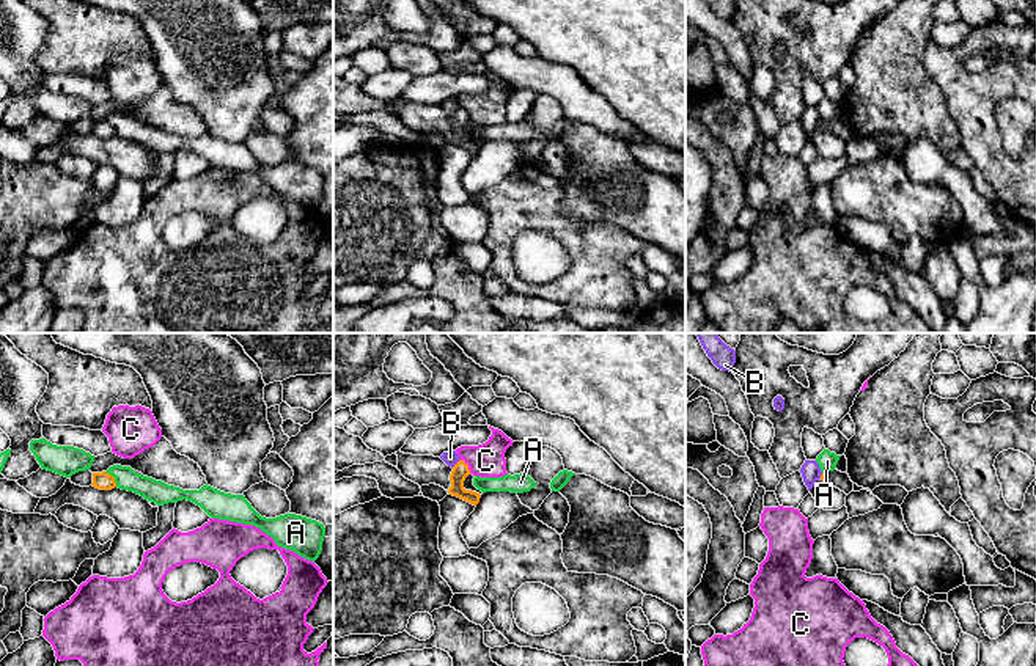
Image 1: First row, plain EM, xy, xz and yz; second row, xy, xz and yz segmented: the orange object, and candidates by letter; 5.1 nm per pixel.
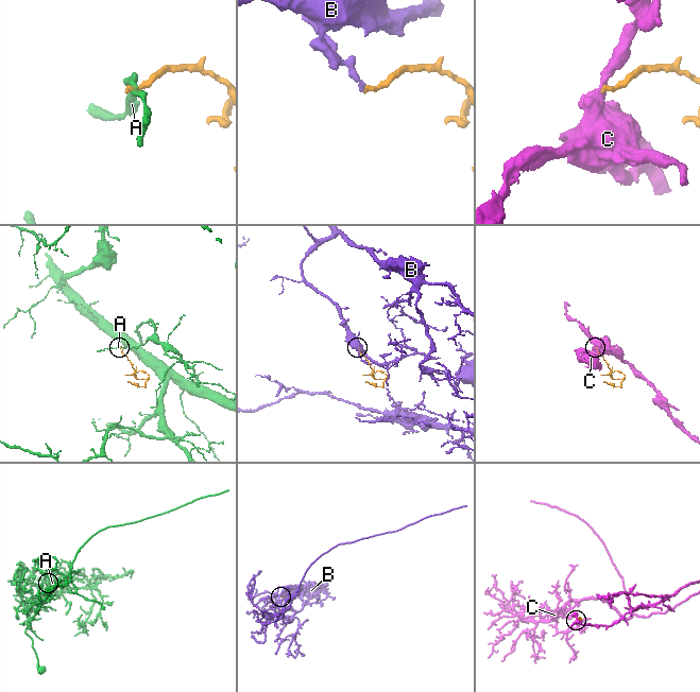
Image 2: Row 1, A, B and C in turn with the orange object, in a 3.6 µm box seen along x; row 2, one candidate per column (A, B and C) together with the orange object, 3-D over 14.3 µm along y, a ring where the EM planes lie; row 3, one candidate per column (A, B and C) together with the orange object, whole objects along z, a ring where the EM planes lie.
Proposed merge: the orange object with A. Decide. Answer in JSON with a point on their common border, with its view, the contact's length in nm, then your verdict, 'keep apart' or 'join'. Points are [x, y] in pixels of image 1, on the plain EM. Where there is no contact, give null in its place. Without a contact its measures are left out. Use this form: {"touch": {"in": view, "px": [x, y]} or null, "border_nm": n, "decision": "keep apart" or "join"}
{"touch": {"in": "xy", "px": [113, 126]}, "border_nm": 100, "decision": "keep apart"}

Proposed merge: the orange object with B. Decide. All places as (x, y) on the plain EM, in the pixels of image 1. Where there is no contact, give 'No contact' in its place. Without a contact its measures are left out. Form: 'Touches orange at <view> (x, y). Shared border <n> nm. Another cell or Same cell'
Touches orange at xz (456, 112). Shared border 60 nm. Another cell

